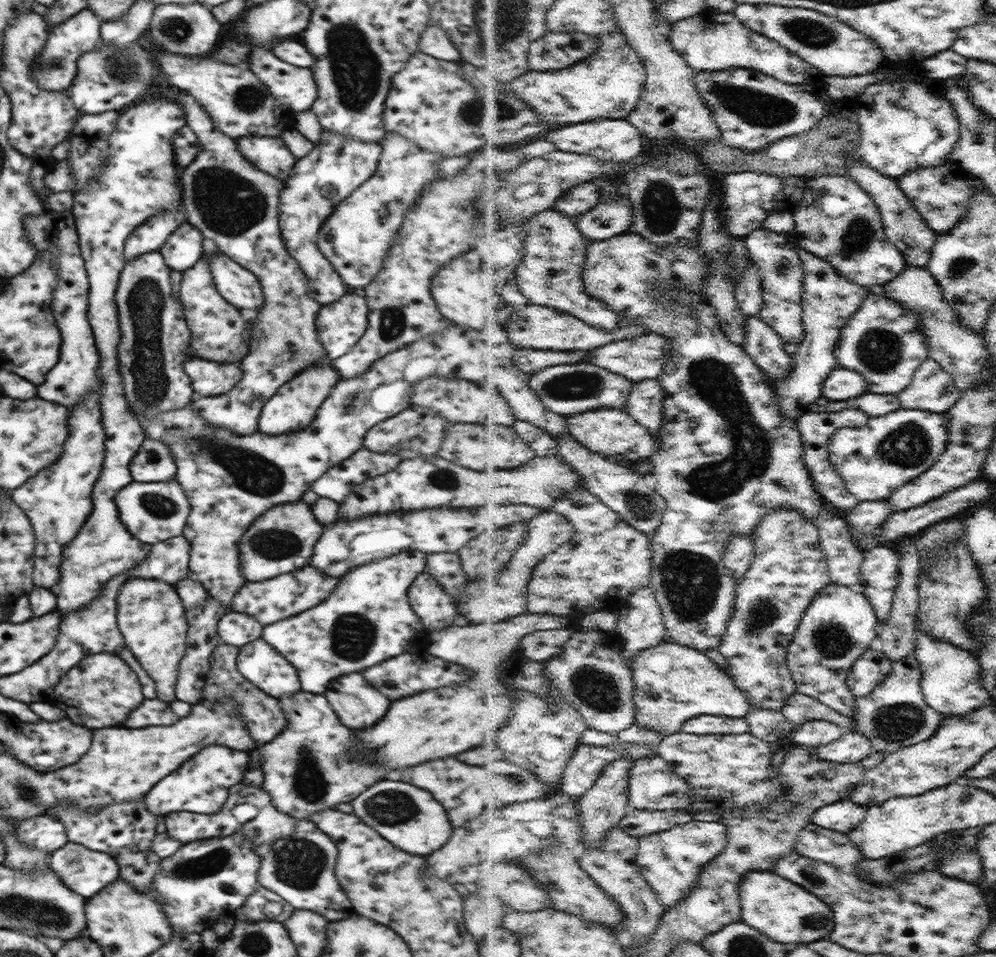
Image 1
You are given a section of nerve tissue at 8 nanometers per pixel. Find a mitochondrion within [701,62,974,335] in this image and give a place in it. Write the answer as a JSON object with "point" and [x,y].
{"point":[857,239]}

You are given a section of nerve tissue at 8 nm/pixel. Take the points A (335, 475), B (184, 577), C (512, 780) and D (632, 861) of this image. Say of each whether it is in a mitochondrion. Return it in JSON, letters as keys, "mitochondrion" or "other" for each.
{"A":"other","B":"other","C":"mitochondrion","D":"other"}

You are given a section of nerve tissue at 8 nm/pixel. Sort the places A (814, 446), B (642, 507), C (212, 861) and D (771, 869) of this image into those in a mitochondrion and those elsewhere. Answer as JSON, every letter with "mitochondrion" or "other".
{"A":"other","B":"mitochondrion","C":"mitochondrion","D":"other"}

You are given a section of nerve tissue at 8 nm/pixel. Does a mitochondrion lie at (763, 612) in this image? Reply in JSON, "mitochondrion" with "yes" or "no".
{"mitochondrion":"yes"}

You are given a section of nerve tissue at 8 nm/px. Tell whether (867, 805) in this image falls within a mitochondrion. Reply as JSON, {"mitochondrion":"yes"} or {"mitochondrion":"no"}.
{"mitochondrion":"no"}

